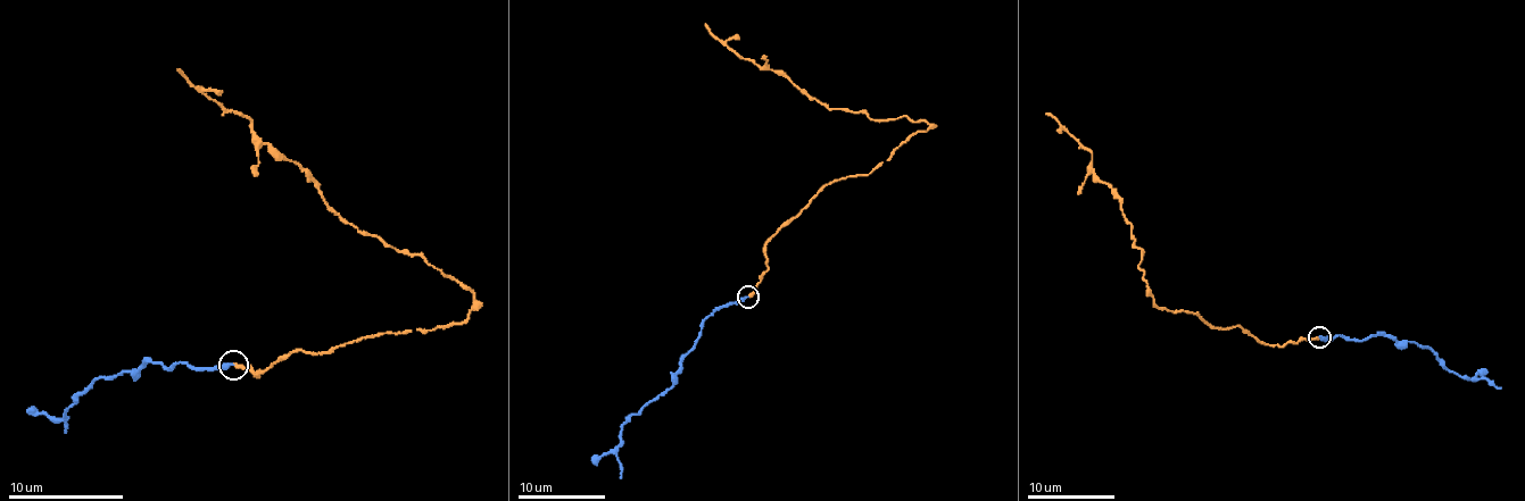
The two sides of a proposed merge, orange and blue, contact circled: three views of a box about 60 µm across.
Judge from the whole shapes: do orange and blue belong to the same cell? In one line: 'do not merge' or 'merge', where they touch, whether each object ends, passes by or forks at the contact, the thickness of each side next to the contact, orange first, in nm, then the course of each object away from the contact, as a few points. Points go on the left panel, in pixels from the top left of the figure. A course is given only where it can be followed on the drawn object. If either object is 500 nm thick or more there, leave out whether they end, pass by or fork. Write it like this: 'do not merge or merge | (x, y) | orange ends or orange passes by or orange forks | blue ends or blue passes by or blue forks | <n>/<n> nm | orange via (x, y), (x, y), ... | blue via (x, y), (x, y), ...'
merge | (233, 365) | orange ends | blue ends | 240/280 nm | orange via (232, 365), (258, 377), (293, 351), (449, 327), (472, 293), (339, 215), (253, 123), (177, 68) | blue via (232, 365), (192, 368), (177, 362), (172, 368), (146, 362), (138, 372), (97, 377), (59, 420), (65, 432)

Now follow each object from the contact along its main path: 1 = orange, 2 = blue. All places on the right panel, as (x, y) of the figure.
1: (1318, 337), (1261, 344), (1240, 326), (1159, 309), (1121, 200), (1045, 113)
2: (1318, 337), (1329, 340), (1341, 335), (1358, 340), (1393, 335), (1403, 342), (1428, 347), (1455, 373), (1500, 387)

